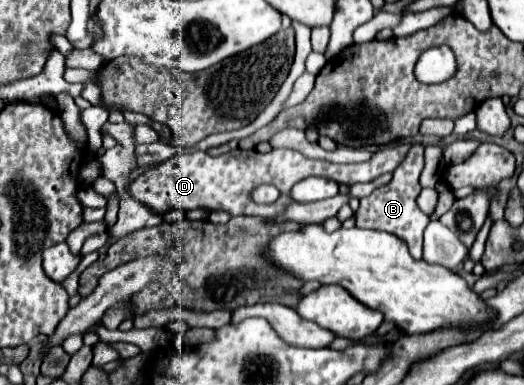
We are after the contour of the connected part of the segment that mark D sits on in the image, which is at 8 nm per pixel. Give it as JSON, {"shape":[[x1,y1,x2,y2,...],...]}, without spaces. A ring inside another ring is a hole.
{"shape":[[400,144,396,148,386,148,376,152,368,162,362,164,334,164,326,160,312,160,300,154,292,148,274,148,266,154,258,150,232,150,220,156,208,156,206,152,182,152,174,158,150,168,146,174,138,176,130,188,128,194,150,208,156,214,166,214,170,210,226,210,230,216,262,216,262,218,274,218,280,216,294,200,290,198,290,190,296,182,308,178,308,176,324,176,330,180,336,180,338,184,356,184,356,182,372,182,382,174,388,174,400,164,400,156,408,152,410,144],[256,184,274,184,280,190,280,198,270,206,260,206,252,202,250,190]]}

